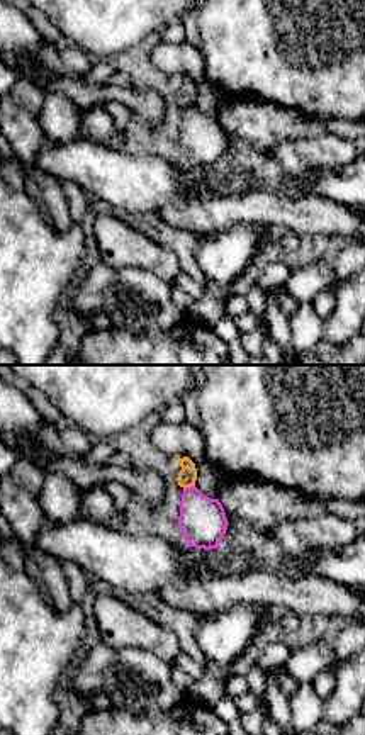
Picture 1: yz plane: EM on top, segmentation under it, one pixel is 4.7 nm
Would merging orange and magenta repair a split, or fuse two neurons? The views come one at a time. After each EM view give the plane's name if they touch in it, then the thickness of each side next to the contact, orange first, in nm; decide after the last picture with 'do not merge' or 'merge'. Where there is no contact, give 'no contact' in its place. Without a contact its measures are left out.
yz | 90/220 nm

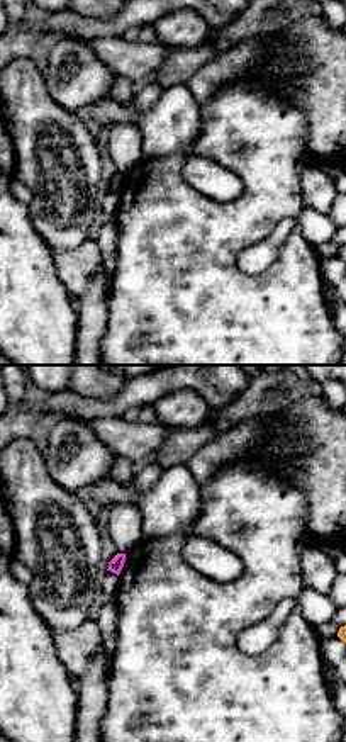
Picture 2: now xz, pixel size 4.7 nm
xz | 20/70 nm

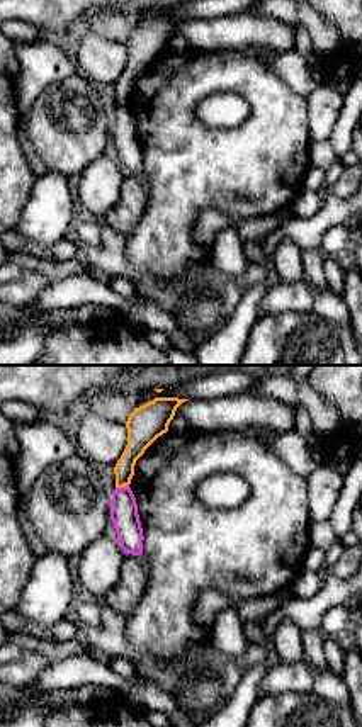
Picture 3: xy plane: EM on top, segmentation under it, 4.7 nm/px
xy | 120/130 nm

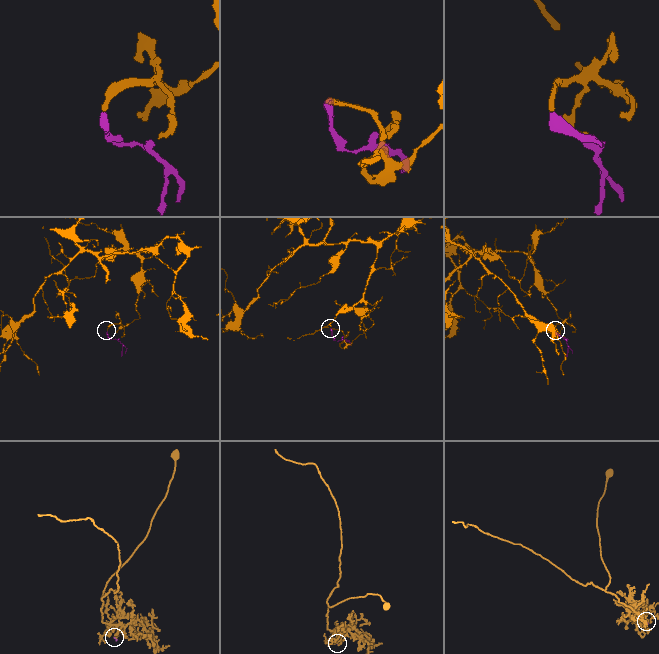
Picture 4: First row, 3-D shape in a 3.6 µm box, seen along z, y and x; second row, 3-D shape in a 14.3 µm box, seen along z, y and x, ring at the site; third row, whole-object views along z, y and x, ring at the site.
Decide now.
do not merge

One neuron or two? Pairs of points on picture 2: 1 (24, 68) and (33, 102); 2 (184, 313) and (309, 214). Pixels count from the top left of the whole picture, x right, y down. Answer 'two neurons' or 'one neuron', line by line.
1: one neuron
2: two neurons

